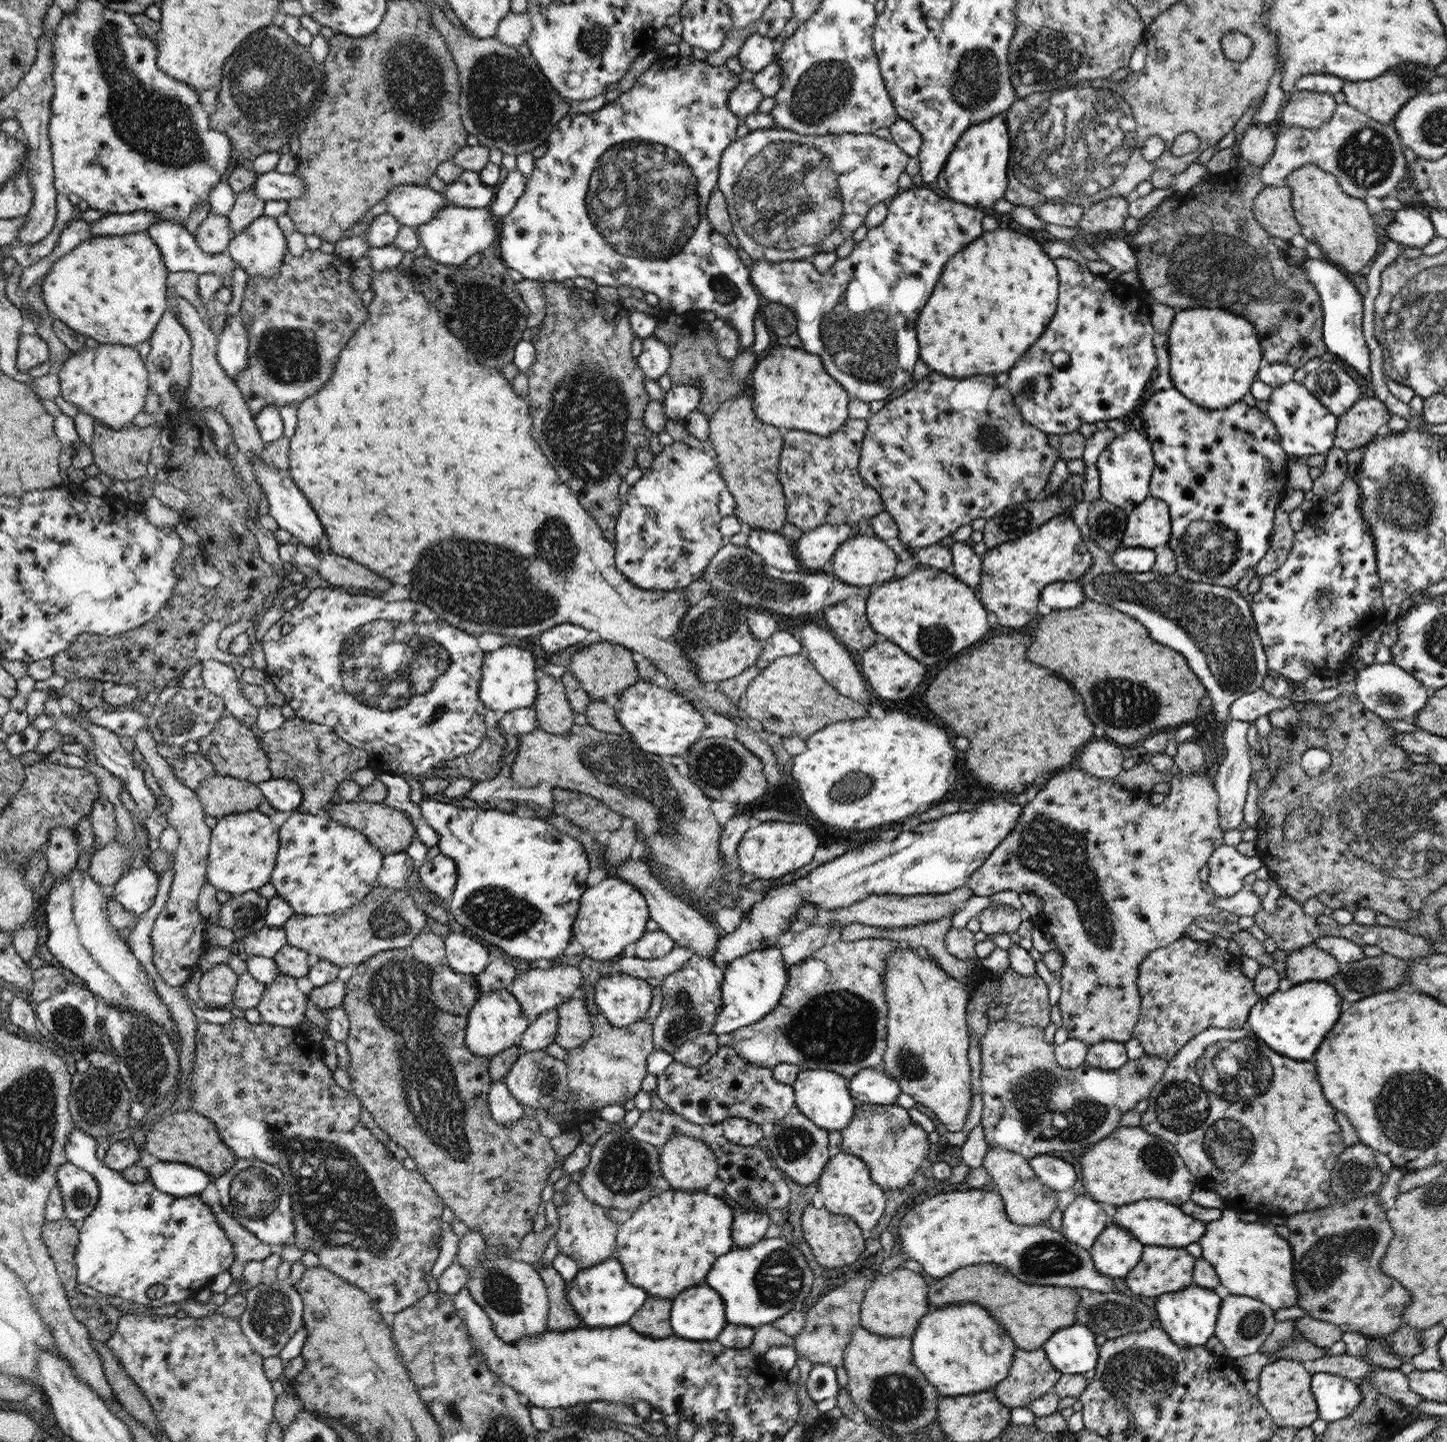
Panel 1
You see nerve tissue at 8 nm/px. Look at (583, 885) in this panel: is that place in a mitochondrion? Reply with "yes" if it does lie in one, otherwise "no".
no

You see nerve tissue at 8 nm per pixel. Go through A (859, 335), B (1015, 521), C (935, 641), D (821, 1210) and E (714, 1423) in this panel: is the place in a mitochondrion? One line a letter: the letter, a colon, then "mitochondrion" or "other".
A: mitochondrion
B: mitochondrion
C: mitochondrion
D: other
E: other

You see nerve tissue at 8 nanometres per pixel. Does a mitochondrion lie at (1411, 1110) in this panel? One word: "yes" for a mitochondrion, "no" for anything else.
yes

